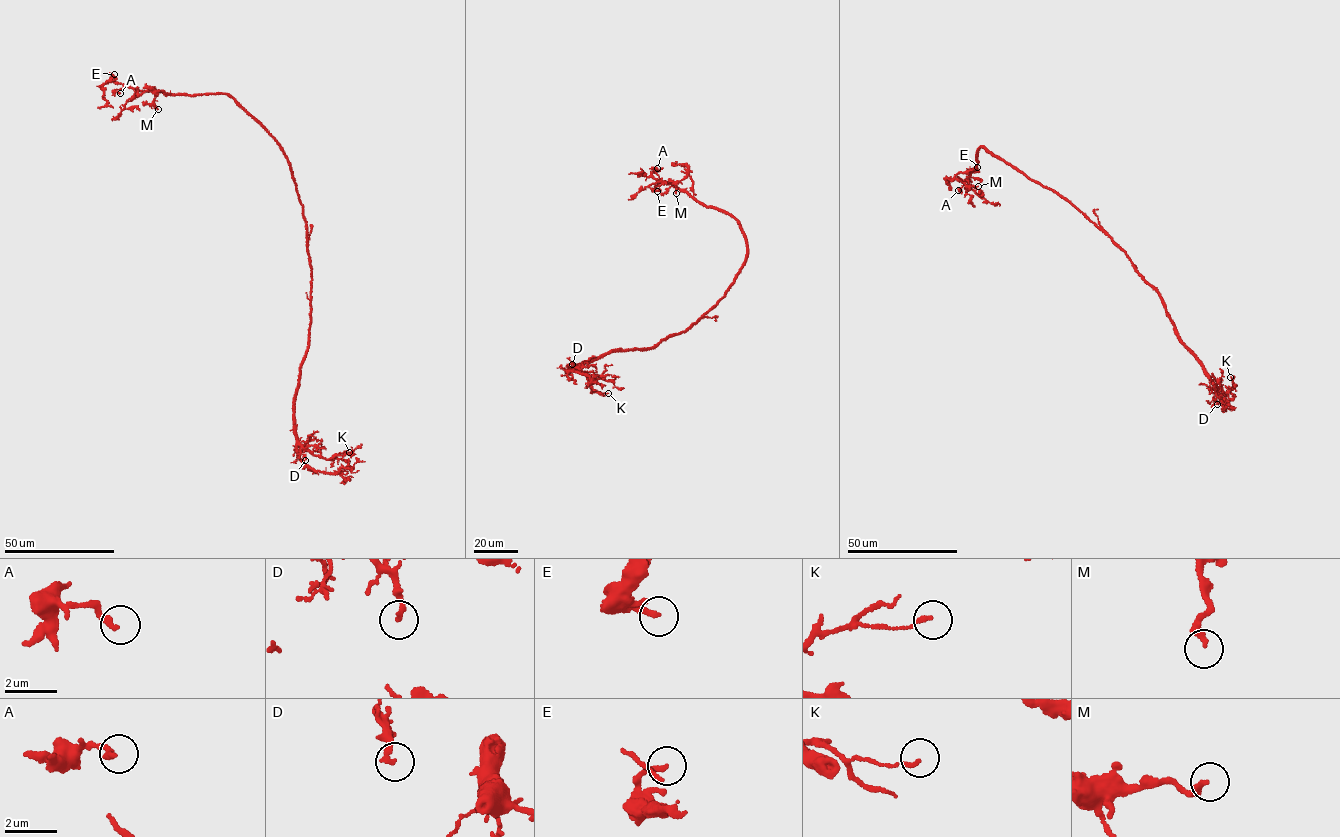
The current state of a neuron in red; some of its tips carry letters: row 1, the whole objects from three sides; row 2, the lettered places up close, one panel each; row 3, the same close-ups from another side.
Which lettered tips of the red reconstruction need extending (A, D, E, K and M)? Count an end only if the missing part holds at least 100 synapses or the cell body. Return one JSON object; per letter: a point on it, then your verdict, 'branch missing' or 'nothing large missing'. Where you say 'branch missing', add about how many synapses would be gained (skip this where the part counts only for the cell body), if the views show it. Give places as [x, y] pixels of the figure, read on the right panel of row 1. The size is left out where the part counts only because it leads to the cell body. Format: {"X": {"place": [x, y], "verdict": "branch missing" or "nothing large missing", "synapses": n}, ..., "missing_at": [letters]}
{"A": {"place": [958, 190], "verdict": "nothing large missing"}, "D": {"place": [1217, 404], "verdict": "nothing large missing"}, "E": {"place": [977, 167], "verdict": "nothing large missing"}, "K": {"place": [1230, 377], "verdict": "nothing large missing"}, "M": {"place": [978, 186], "verdict": "nothing large missing"}, "missing_at": []}

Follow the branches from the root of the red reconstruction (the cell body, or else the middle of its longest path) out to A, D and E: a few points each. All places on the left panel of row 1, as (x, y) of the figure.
A: (306, 224), (282, 148), (228, 95), (176, 95), (127, 87), (115, 91), (120, 93)
D: (306, 224), (312, 272), (312, 318), (294, 411), (295, 431), (305, 460)
E: (306, 224), (282, 148), (231, 97), (224, 94), (179, 95), (139, 90), (119, 84), (112, 77), (114, 74)

